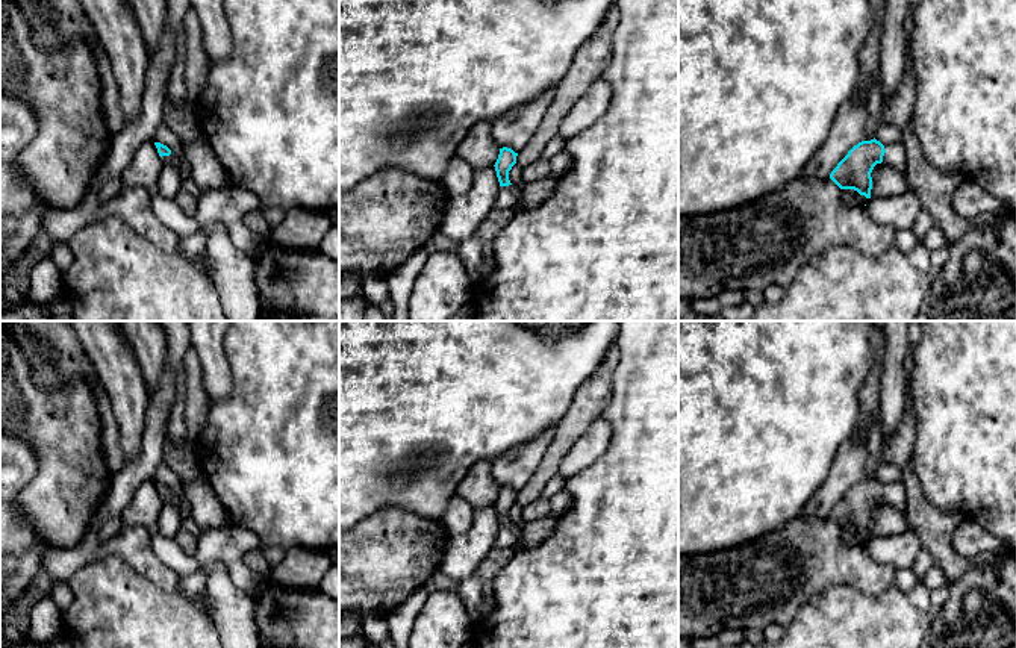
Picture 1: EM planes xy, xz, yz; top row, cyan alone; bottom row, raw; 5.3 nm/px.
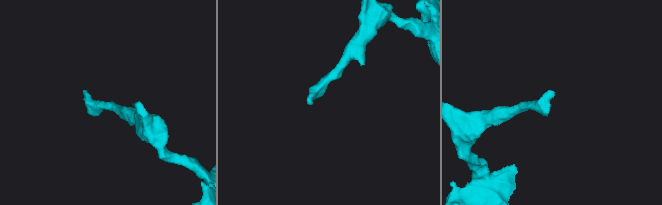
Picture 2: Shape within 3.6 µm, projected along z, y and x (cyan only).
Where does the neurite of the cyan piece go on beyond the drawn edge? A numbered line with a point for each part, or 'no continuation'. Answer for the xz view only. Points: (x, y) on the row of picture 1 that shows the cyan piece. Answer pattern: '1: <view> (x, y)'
1: xz (509, 197)

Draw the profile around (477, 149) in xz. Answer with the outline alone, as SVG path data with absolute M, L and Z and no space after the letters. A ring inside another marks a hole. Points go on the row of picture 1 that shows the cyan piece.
M483 120L466 133L456 156L478 170L494 167L498 154L500 147L492 138L492 121Z

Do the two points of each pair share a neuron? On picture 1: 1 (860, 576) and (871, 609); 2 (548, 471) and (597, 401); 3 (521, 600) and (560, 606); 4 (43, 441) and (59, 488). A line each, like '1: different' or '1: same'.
1: different
2: same
3: same
4: same

